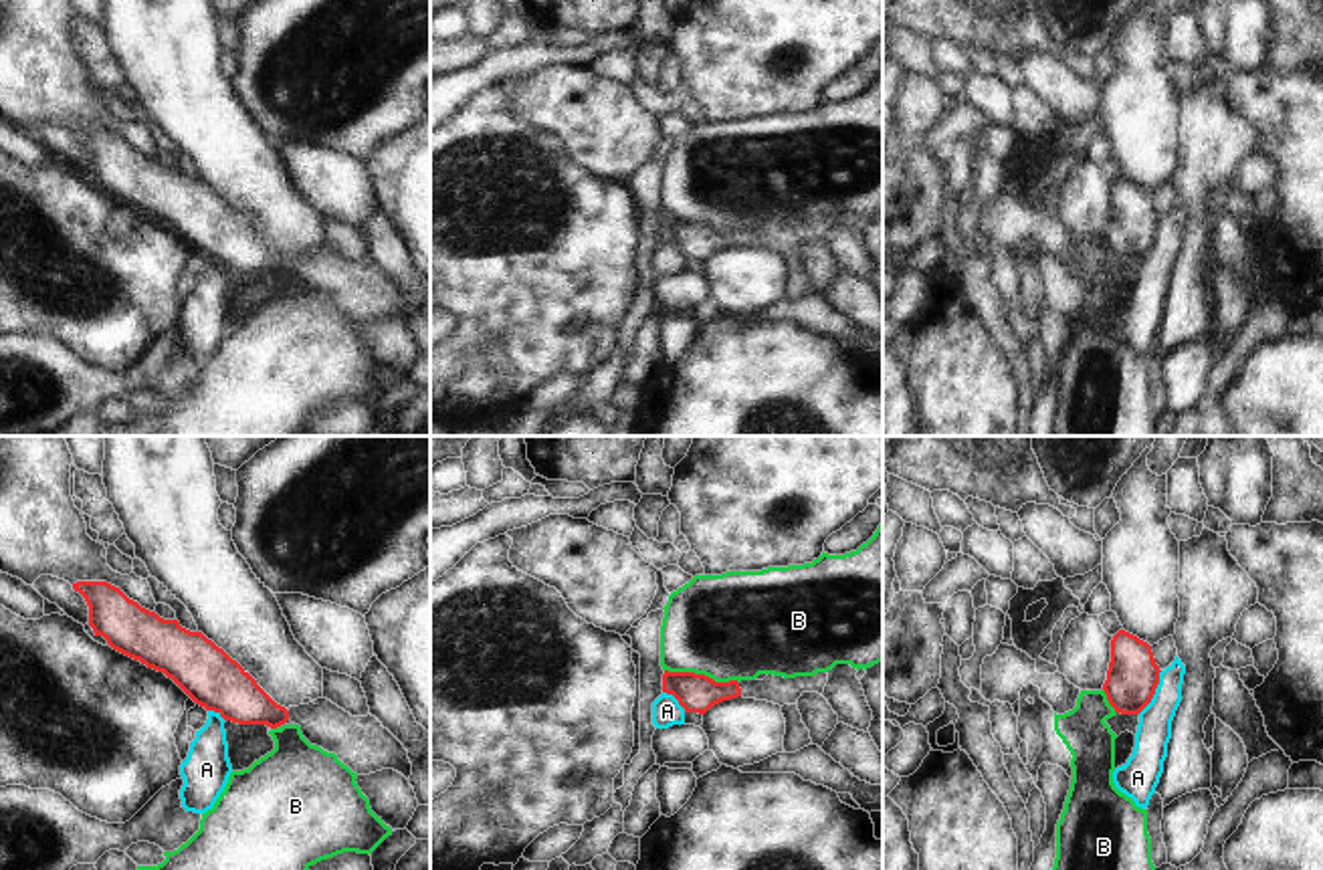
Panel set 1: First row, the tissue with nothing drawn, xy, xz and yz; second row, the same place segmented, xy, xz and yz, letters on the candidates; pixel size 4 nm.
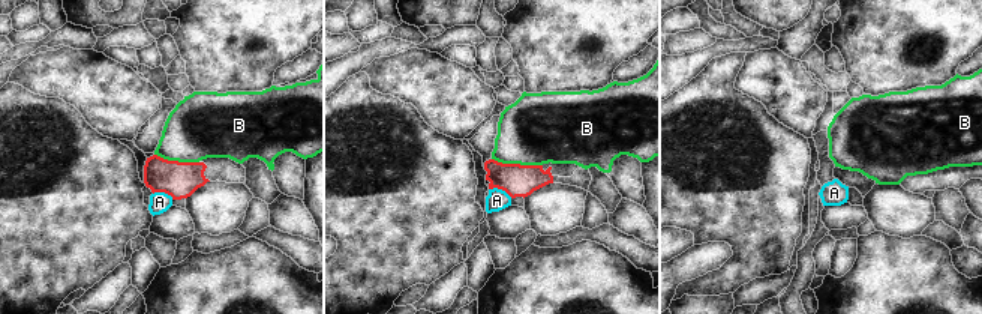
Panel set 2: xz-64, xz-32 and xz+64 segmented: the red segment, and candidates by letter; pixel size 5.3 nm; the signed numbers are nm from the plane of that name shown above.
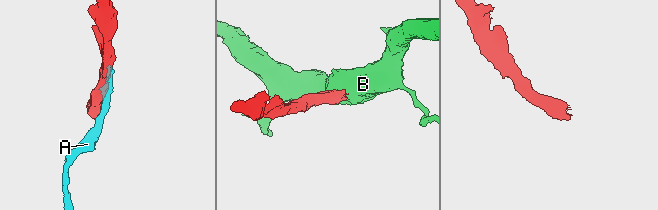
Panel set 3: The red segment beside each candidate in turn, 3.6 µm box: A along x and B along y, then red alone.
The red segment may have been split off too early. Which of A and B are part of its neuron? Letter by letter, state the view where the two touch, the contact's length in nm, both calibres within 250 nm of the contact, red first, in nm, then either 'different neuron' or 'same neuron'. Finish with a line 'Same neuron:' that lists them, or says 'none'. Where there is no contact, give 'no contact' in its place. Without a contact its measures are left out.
A: yz | 200 nm | 200/140 nm | different neuron
B: xz | 300 nm | 160/440 nm | different neuron
Same neuron: none

